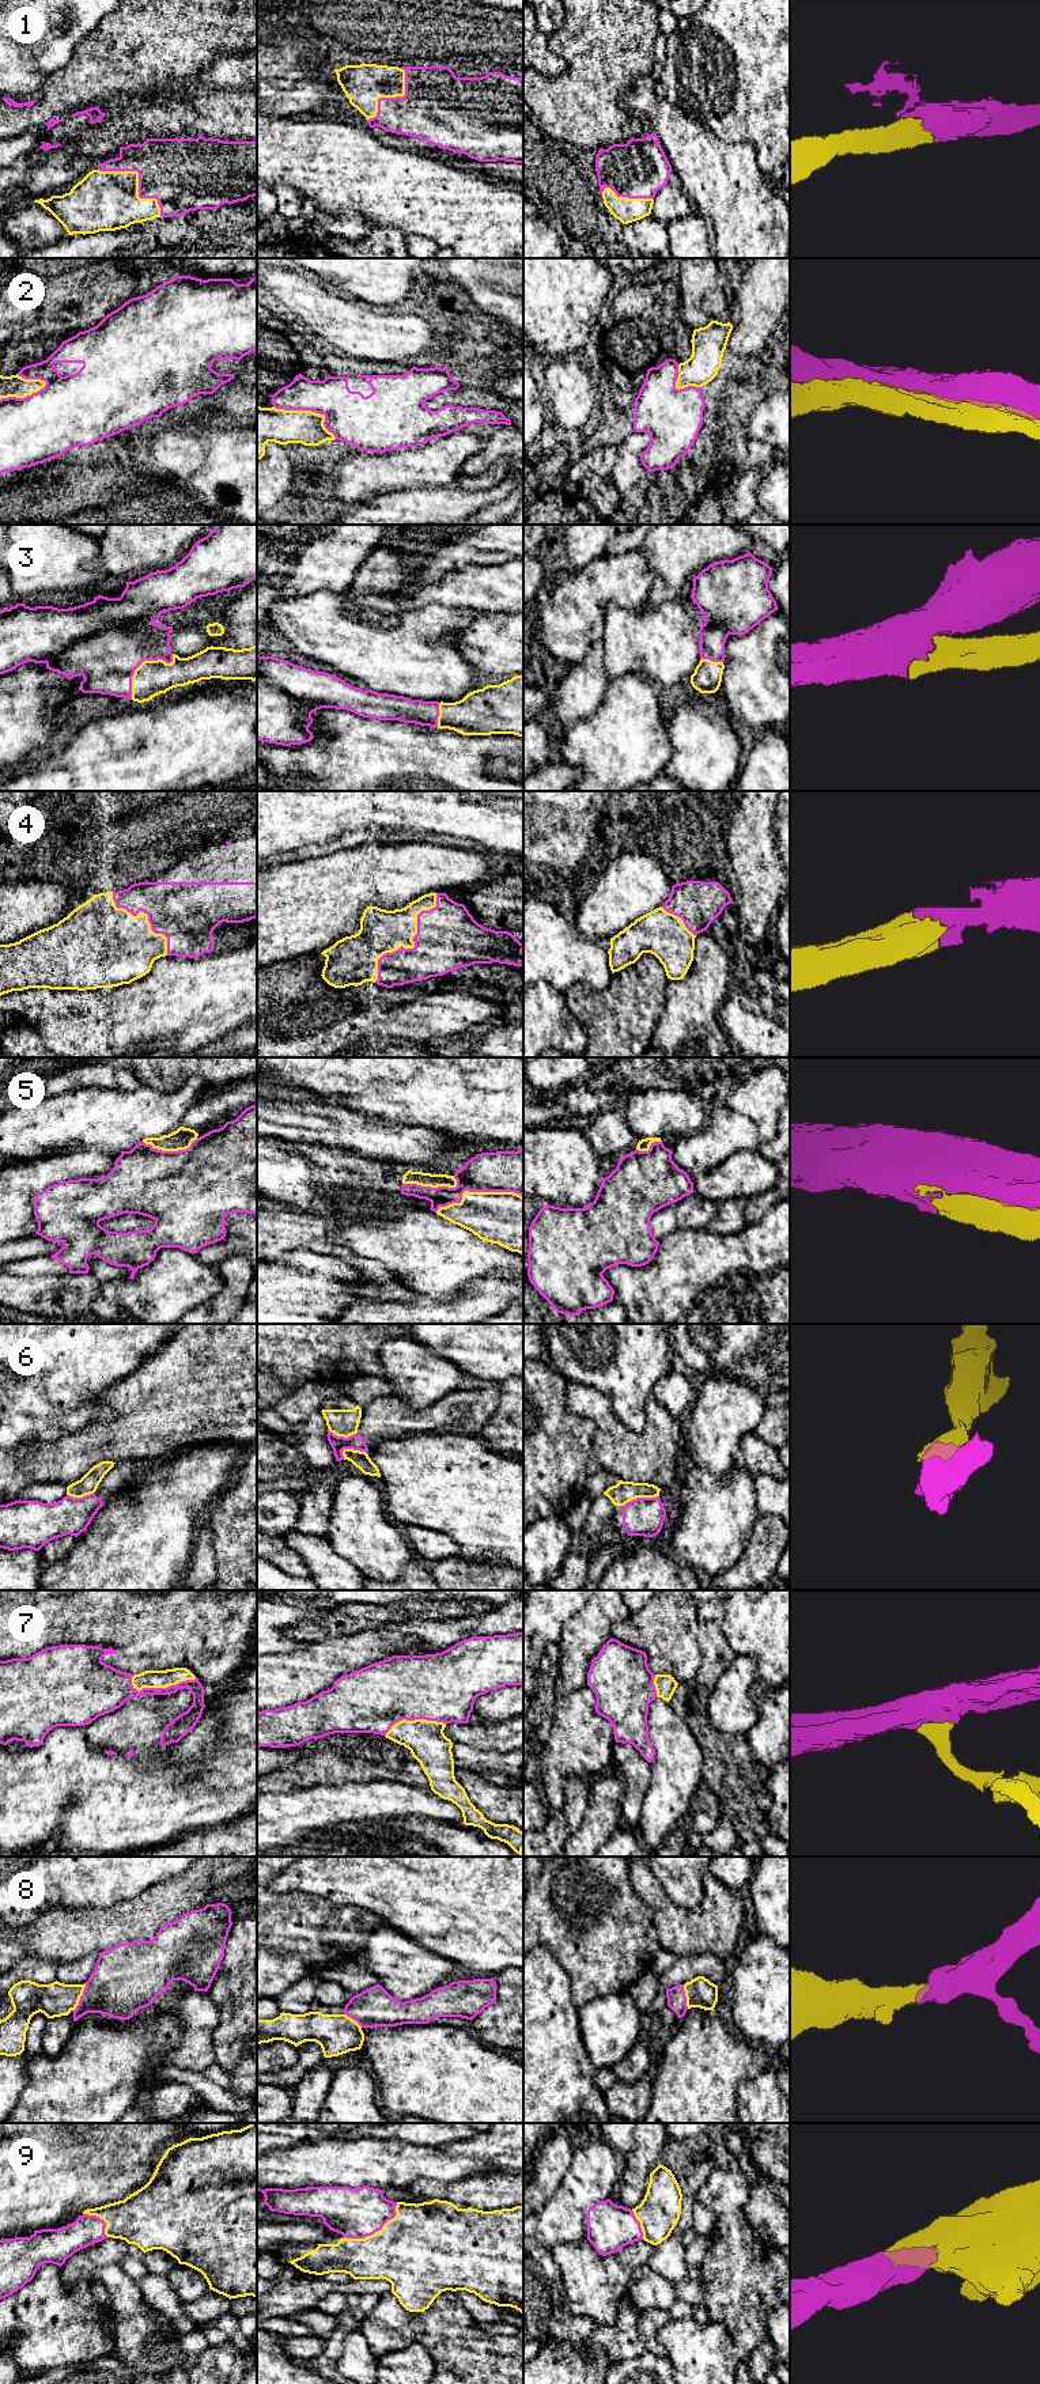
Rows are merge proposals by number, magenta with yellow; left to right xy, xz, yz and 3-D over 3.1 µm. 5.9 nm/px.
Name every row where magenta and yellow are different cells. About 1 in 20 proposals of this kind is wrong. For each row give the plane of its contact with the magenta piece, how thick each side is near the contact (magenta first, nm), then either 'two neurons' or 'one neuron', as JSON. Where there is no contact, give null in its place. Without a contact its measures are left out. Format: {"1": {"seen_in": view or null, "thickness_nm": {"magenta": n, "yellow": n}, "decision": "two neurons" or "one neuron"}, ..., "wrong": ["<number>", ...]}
{"1": {"seen_in": "xy", "thickness_nm": {"magenta": 420, "yellow": 360}, "decision": "one neuron"}, "2": {"seen_in": "xy", "thickness_nm": {"magenta": 400, "yellow": 130}, "decision": "one neuron"}, "3": {"seen_in": "xy", "thickness_nm": {"magenta": 480, "yellow": 200}, "decision": "one neuron"}, "4": {"seen_in": "xz", "thickness_nm": {"magenta": 380, "yellow": 260}, "decision": "one neuron"}, "5": {"seen_in": "xz", "thickness_nm": {"magenta": 240, "yellow": 320}, "decision": "one neuron"}, "6": {"seen_in": "yz", "thickness_nm": {"magenta": 220, "yellow": 130}, "decision": "two neurons"}, "7": {"seen_in": "xy", "thickness_nm": {"magenta": 140, "yellow": 110}, "decision": "one neuron"}, "8": {"seen_in": "xy", "thickness_nm": {"magenta": 360, "yellow": 200}, "decision": "one neuron"}, "9": {"seen_in": "xz", "thickness_nm": {"magenta": 300, "yellow": 460}, "decision": "one neuron"}, "wrong": ["6"]}

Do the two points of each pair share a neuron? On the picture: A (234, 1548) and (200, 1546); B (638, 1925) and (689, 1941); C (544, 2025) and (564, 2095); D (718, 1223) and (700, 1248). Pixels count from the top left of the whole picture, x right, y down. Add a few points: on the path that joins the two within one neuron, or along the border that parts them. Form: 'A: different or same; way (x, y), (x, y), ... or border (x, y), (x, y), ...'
A: different; border (207, 1516), (214, 1536), (216, 1575)
B: different; border (640, 1899), (653, 1908), (653, 1937), (661, 1947)
C: same; way (544, 2043), (544, 2074), (547, 2077)
D: different; border (744, 1226), (728, 1234), (717, 1234), (707, 1228)

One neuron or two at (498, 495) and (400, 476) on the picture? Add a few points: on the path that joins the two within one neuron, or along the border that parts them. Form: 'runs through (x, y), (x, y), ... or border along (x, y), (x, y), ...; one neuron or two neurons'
border along (454, 483), (446, 487), (418, 488); two neurons

